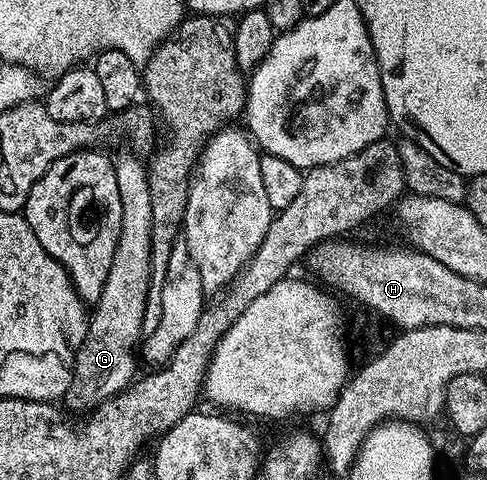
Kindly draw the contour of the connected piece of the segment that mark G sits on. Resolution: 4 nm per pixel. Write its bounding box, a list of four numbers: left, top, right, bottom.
[65,152,153,411]

